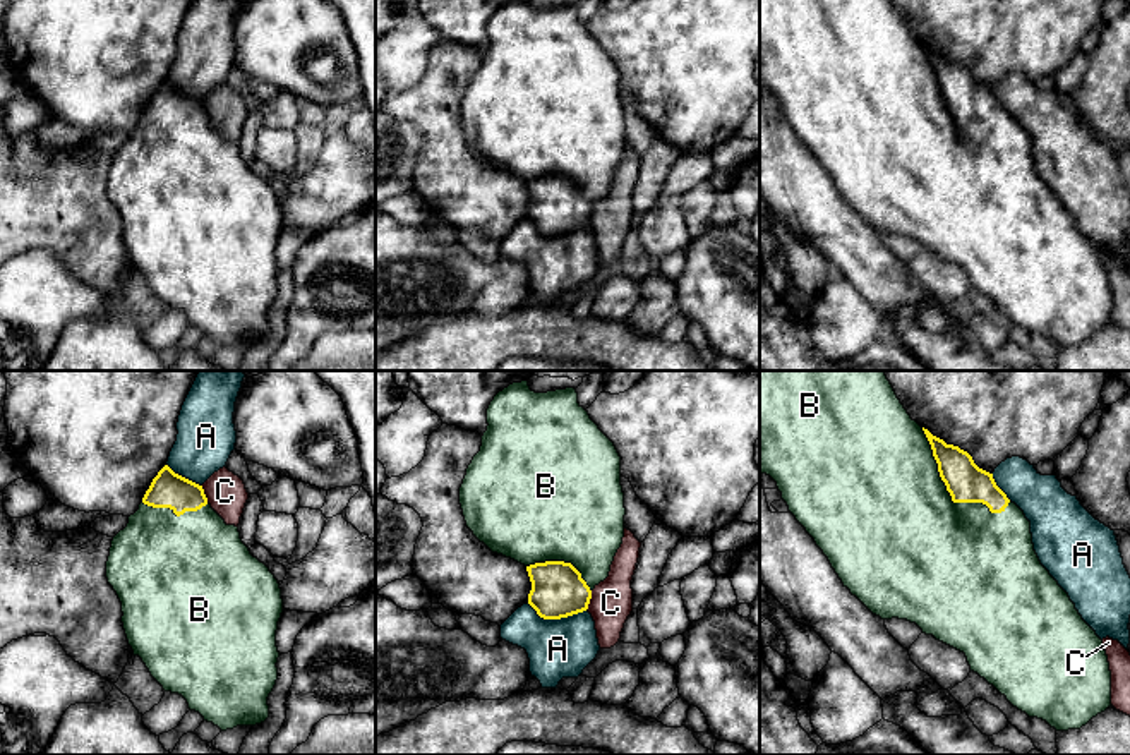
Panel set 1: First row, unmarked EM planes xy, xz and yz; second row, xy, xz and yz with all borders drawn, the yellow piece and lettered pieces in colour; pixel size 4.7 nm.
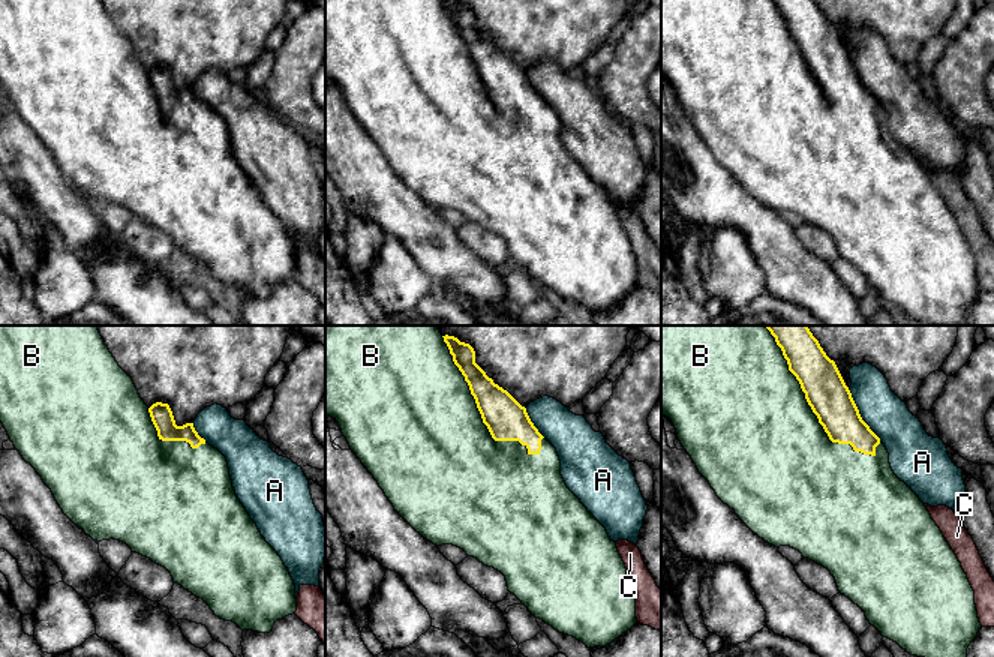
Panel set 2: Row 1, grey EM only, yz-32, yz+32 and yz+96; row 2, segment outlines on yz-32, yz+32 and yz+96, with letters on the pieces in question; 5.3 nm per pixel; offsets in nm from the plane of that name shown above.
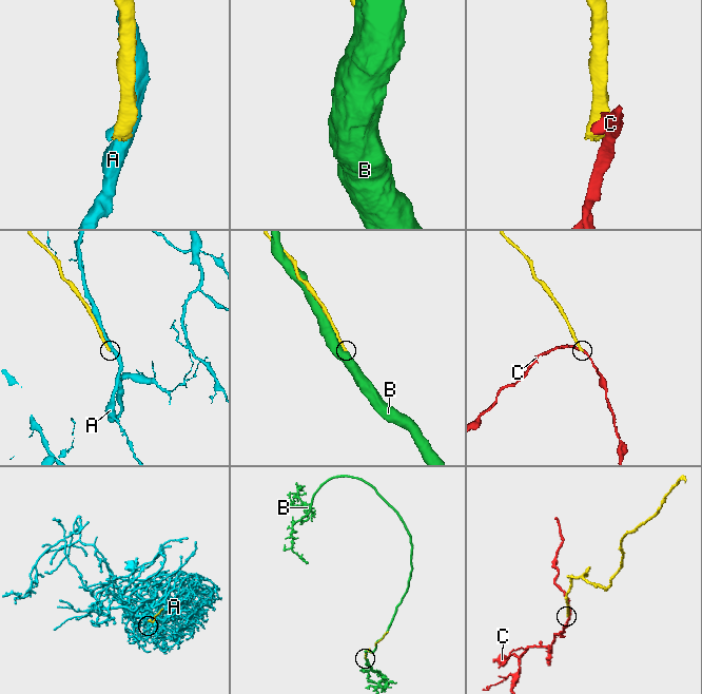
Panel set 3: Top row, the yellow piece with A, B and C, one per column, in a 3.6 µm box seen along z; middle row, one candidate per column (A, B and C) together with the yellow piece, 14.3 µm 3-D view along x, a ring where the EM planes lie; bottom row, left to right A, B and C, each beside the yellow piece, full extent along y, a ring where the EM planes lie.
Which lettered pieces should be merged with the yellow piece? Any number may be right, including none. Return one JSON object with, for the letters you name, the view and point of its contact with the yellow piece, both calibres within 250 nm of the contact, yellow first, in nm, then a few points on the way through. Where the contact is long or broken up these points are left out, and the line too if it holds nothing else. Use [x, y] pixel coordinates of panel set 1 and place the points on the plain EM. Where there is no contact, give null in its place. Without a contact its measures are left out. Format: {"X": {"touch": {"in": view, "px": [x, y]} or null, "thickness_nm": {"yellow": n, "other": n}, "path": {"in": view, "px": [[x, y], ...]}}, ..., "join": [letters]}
{"B": {"touch": {"in": "yz", "px": [947, 105]}, "thickness_nm": {"yellow": 190, "other": 500}}, "join": ["B"]}

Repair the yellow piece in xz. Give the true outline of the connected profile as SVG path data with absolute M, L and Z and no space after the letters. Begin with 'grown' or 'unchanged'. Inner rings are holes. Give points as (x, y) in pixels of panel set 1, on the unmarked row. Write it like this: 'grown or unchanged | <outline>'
grown | M509 0L499 7L487 24L487 46L482 51L480 67L473 72L466 84L466 91L460 103L460 120L466 142L484 158L492 168L511 173L526 182L532 204L528 220L544 235L561 235L588 225L592 206L609 192L610 180L624 153L624 108L621 101L621 72L614 58L590 34L588 27L578 19L574 3L535 9L528 0Z

